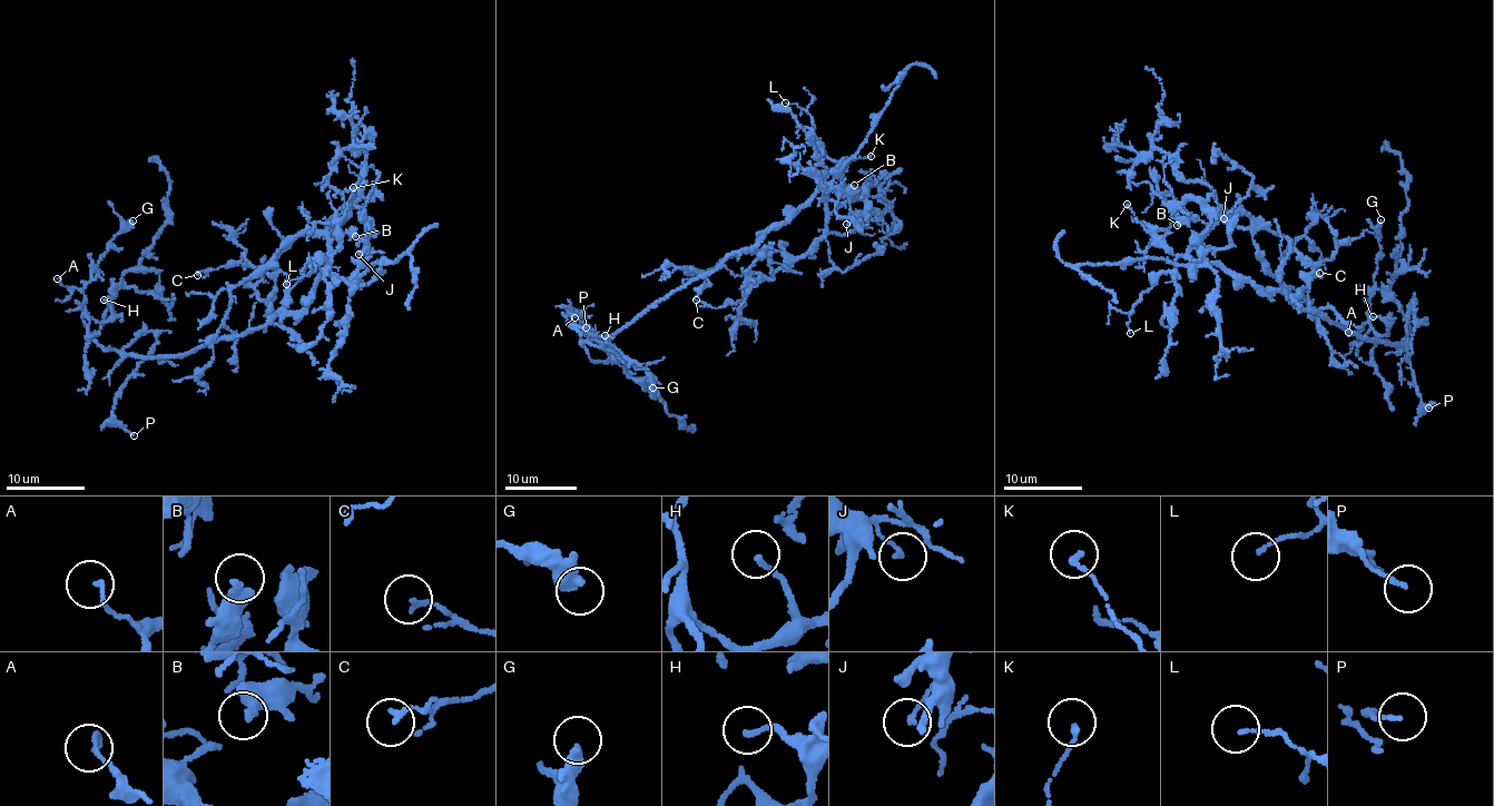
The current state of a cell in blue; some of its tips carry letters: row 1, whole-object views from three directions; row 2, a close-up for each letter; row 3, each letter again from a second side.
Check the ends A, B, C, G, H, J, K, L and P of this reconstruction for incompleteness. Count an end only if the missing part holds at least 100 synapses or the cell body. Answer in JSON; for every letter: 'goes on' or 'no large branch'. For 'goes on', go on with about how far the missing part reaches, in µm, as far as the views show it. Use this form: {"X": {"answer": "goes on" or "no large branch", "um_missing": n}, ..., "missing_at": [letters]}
{"A": {"answer": "no large branch"}, "B": {"answer": "no large branch"}, "C": {"answer": "no large branch"}, "G": {"answer": "no large branch"}, "H": {"answer": "no large branch"}, "J": {"answer": "no large branch"}, "K": {"answer": "no large branch"}, "L": {"answer": "no large branch"}, "P": {"answer": "no large branch"}, "missing_at": []}

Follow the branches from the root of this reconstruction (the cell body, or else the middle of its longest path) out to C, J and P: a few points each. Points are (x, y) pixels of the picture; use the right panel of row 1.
C: (1300, 307), (1189, 249), (1245, 213), (1288, 241), (1285, 253), (1306, 237), (1319, 273)
J: (1300, 307), (1278, 290), (1264, 292), (1220, 266), (1199, 262), (1200, 234), (1211, 213), (1224, 218)
P: (1300, 307), (1357, 337), (1397, 346), (1407, 343), (1413, 304), (1409, 360), (1421, 404), (1428, 408)

